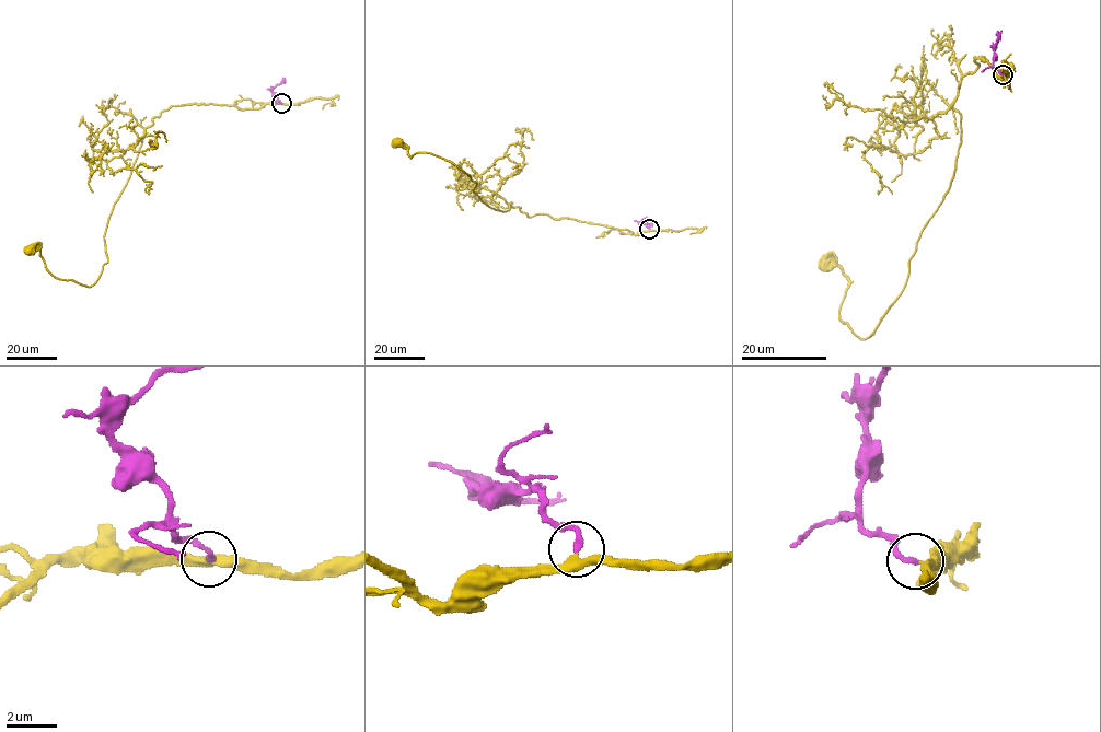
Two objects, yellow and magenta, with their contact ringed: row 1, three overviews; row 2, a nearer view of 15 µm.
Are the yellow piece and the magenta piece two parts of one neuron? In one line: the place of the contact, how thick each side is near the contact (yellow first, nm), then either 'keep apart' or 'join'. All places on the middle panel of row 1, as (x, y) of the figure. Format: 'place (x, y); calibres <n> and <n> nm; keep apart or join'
place (649, 229); calibres 320 and 220 nm; join

